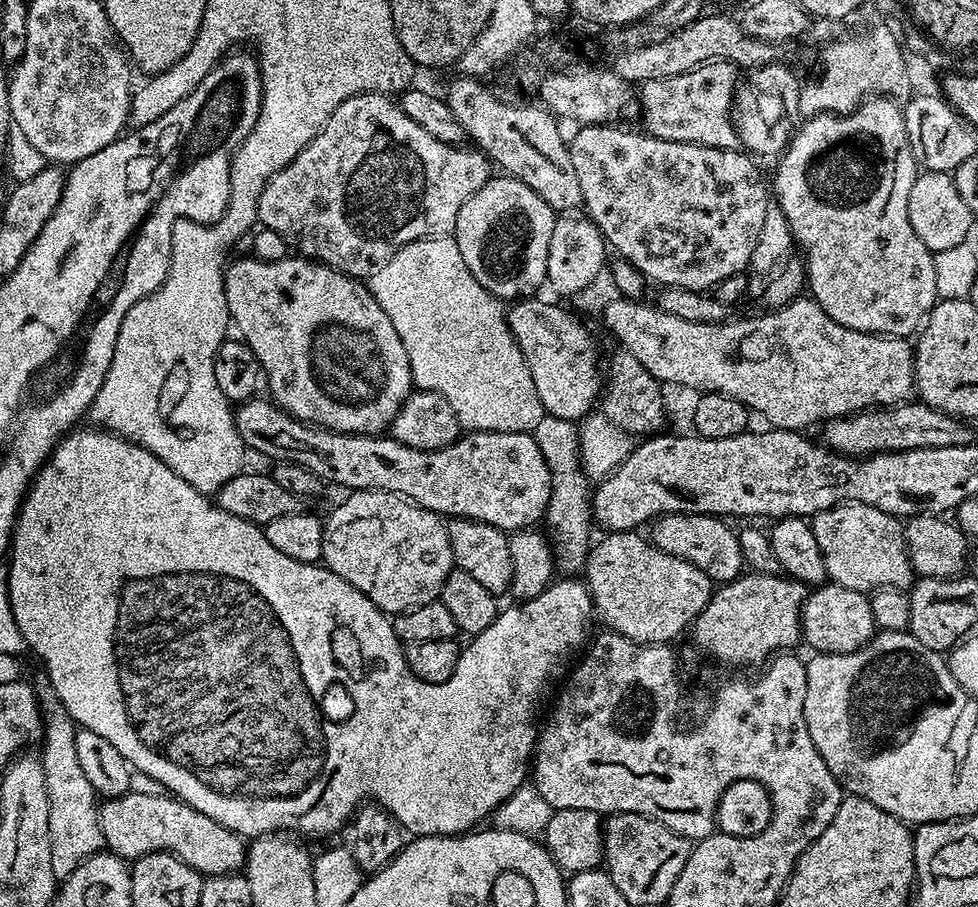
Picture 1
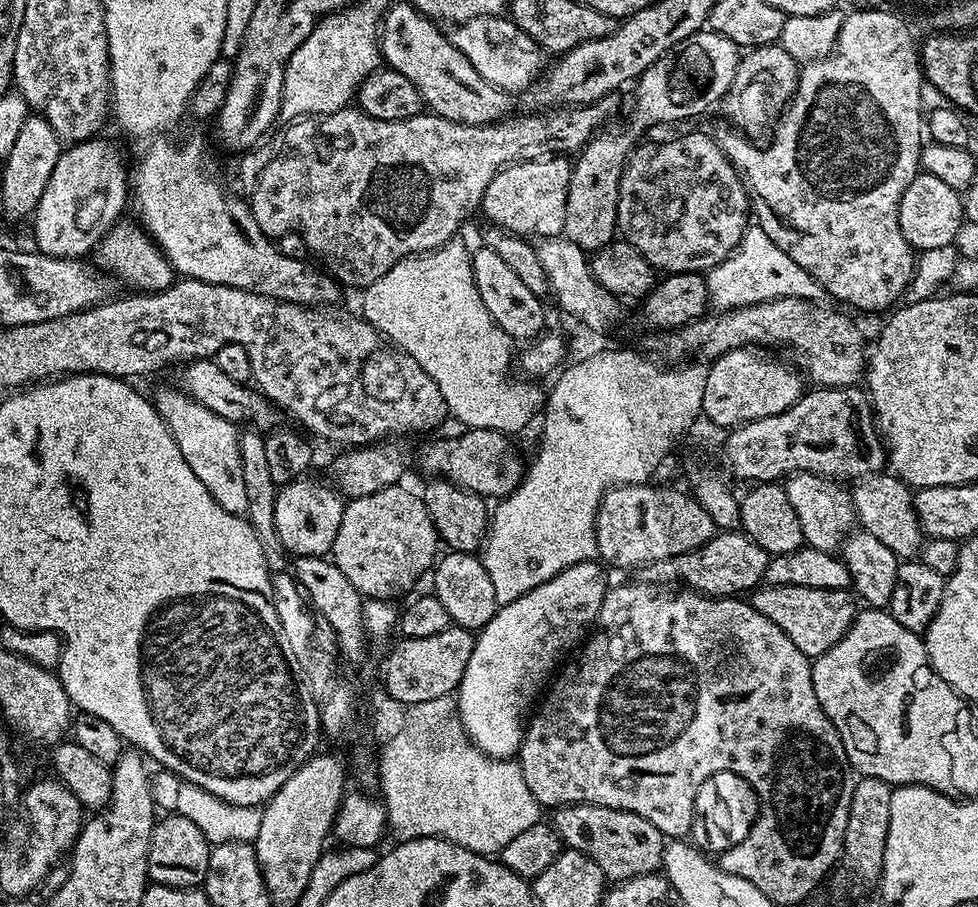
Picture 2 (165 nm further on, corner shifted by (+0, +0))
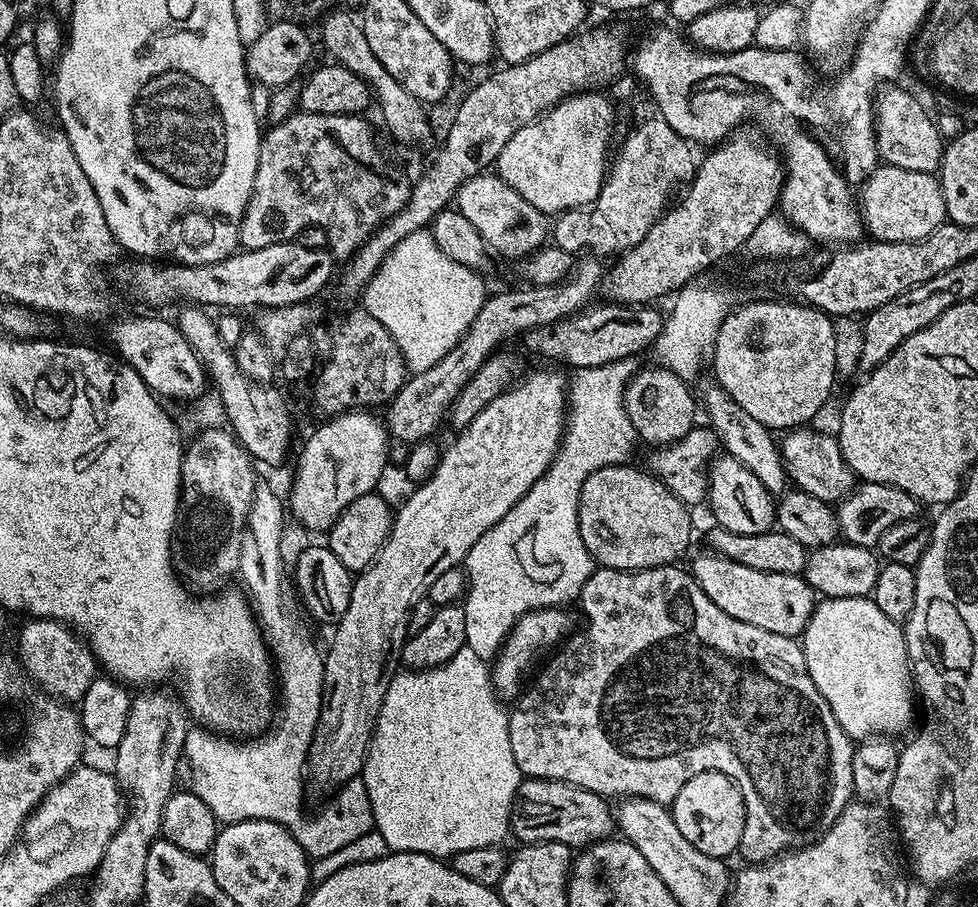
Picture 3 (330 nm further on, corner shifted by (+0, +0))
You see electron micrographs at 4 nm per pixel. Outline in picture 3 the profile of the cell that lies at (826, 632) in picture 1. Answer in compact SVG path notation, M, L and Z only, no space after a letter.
M703 551L693 558L690 571L718 610L726 610L726 614L738 618L738 622L750 622L750 626L770 630L770 634L796 638L803 633L818 603L818 594L803 575L770 574L742 566L742 562L734 562L721 552Z

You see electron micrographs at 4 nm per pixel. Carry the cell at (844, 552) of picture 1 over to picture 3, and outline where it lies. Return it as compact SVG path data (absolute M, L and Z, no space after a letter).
M709 382L705 386L703 394L700 394L702 404L706 406L706 412L710 418L709 425L720 437L721 447L725 453L738 459L774 496L781 495L788 486L787 472L781 460L781 454L777 441L773 440L773 431L757 422L734 398L726 394L723 387L715 382Z

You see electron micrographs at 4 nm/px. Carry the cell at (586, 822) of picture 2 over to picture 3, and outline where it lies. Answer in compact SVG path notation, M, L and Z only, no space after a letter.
M557 780L520 781L520 790L512 804L511 835L520 839L521 845L558 842L573 850L583 850L589 844L607 840L614 832L614 808L605 797L590 790Z

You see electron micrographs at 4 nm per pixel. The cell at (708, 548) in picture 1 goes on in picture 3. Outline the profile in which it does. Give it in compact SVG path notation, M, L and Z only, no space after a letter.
M628 462L611 464L605 468L594 470L594 474L590 474L590 478L586 478L586 482L582 482L582 494L578 502L578 530L582 534L582 542L589 554L592 555L593 561L601 568L613 568L623 572L641 572L644 568L663 568L675 565L679 561L676 559L687 550L688 543L692 540L692 516L688 513L691 512L689 505L683 504L676 498L658 477L652 476L643 467L631 468L632 466Z

